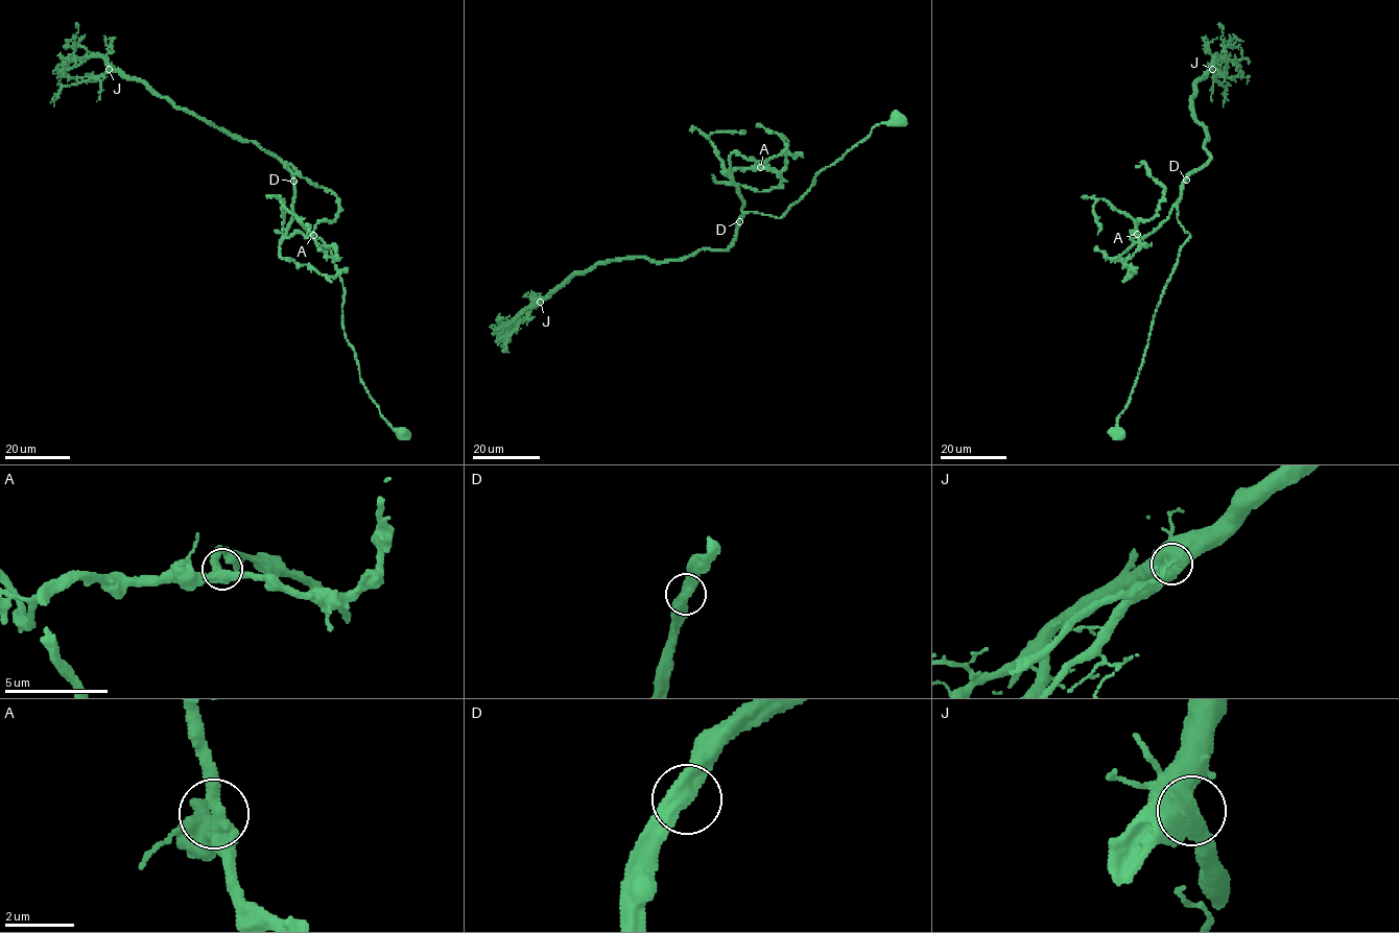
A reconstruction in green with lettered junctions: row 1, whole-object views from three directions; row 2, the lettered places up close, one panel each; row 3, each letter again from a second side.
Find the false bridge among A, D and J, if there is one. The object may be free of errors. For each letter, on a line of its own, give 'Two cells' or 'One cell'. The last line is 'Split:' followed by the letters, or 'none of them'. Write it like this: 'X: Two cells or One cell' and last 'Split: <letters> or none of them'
A: One cell
D: One cell
J: One cell
Split: none of them

